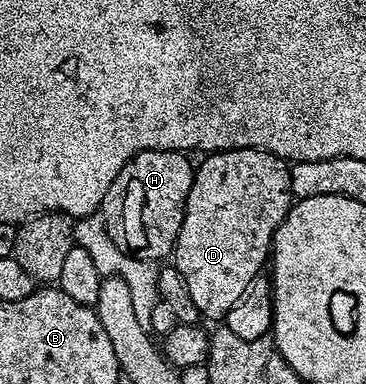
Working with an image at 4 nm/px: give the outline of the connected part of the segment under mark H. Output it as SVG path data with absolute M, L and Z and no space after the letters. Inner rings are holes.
M142 150L122 165L122 170L116 176L116 180L112 180L100 207L104 224L108 228L108 236L112 236L112 244L116 244L120 252L133 258L147 260L169 259L173 255L184 220L188 192L192 188L194 179L195 167L192 162L190 166L186 158L189 157L177 150Z

